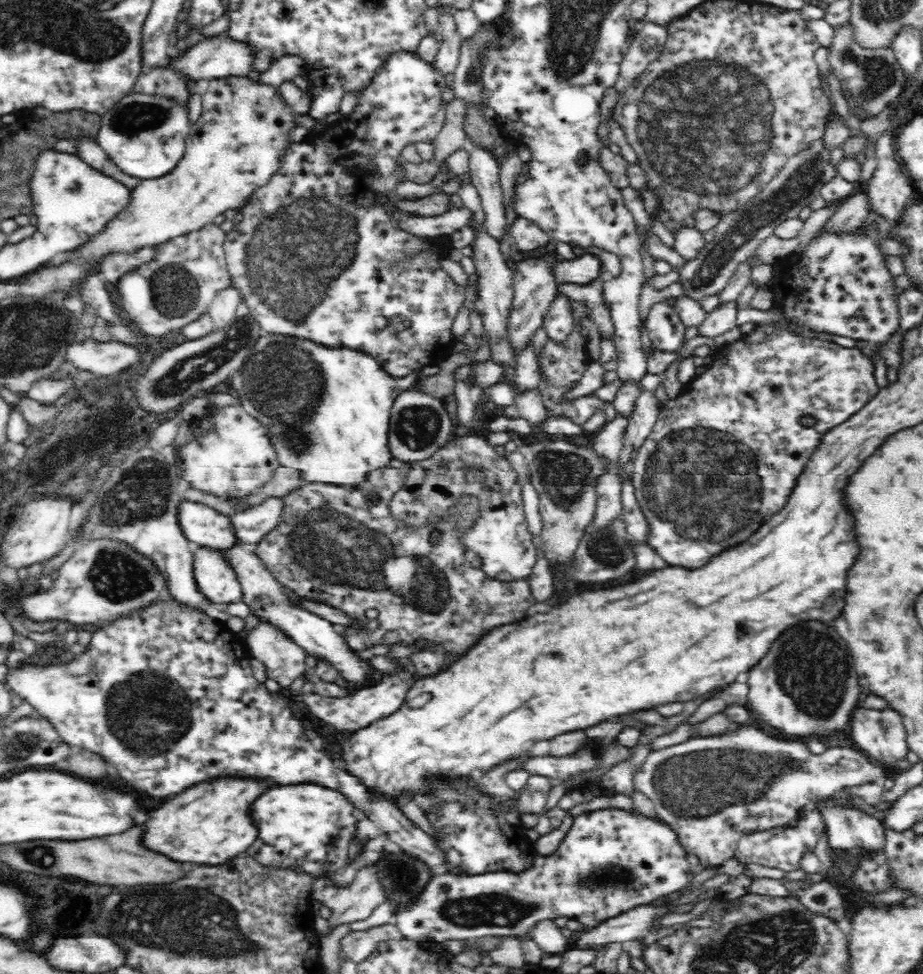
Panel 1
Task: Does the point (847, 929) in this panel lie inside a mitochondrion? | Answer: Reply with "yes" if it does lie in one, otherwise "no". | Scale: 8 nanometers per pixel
no

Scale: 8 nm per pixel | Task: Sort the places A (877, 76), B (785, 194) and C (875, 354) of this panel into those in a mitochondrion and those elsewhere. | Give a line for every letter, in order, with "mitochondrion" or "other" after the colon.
A: mitochondrion
B: mitochondrion
C: other

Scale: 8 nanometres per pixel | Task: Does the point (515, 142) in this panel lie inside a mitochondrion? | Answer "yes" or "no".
no

